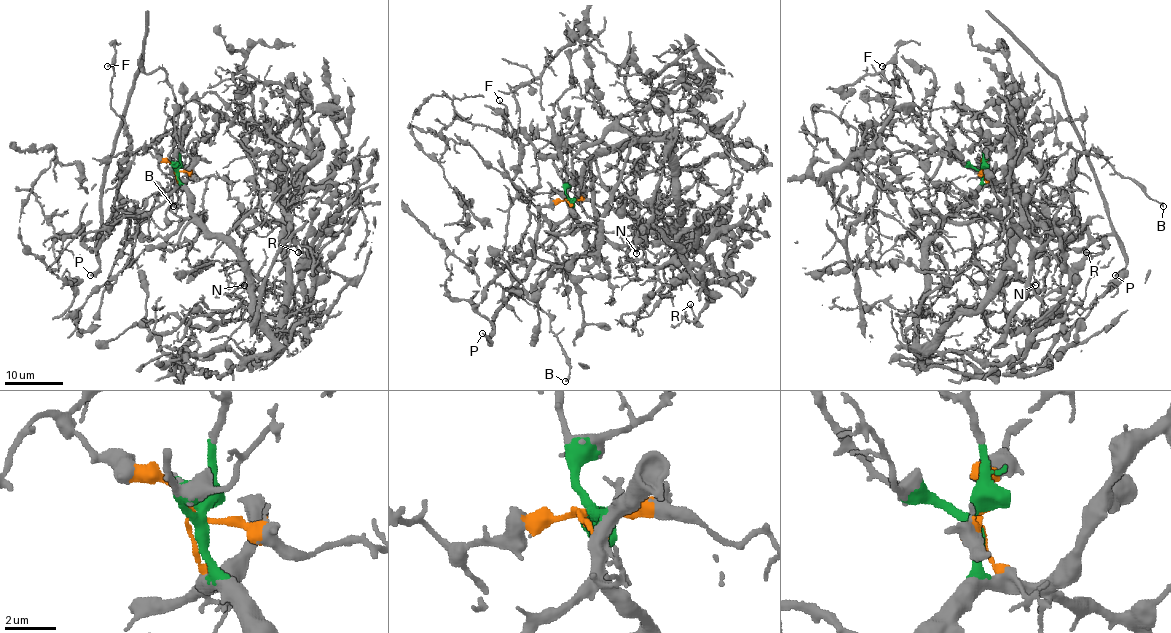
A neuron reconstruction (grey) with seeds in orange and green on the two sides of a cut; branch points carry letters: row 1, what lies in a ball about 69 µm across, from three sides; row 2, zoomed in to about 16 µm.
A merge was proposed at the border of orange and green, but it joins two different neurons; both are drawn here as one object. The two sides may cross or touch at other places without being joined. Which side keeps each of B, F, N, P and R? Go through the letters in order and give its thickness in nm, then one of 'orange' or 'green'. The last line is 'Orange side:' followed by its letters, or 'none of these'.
B: calibre 200 nm; orange
F: calibre 130 nm; orange
N: calibre 140 nm; green
P: calibre 160 nm; orange
R: calibre 170 nm; green
Orange side: B, F, P

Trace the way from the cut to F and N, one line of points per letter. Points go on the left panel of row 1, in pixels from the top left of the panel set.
F: (176, 169), (143, 147), (127, 166), (120, 166), (129, 138), (124, 121), (111, 106), (113, 62), (107, 67)
N: (176, 169), (189, 210), (237, 255), (273, 347), (261, 368), (283, 332), (304, 325), (304, 300), (244, 285)

